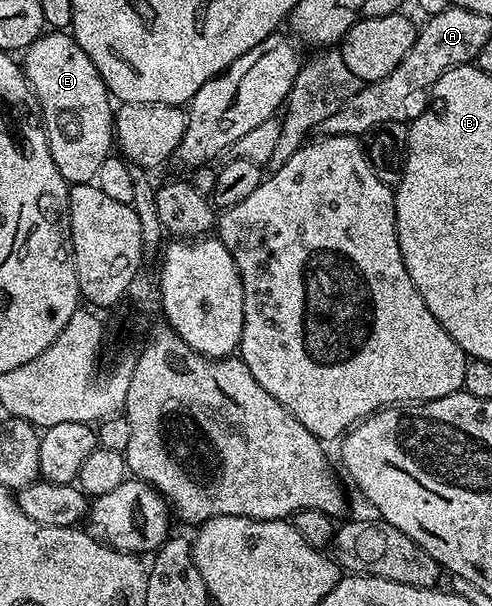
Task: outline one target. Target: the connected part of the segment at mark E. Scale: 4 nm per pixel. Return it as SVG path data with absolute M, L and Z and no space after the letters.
M46 31L36 38L24 50L24 72L29 81L34 97L42 114L42 125L46 129L46 138L50 141L52 159L60 171L60 175L70 185L84 185L93 182L96 171L100 171L100 163L111 156L111 147L115 144L114 132L115 106L112 104L109 89L106 88L100 71L96 71L96 63L88 59L84 47L66 31Z

